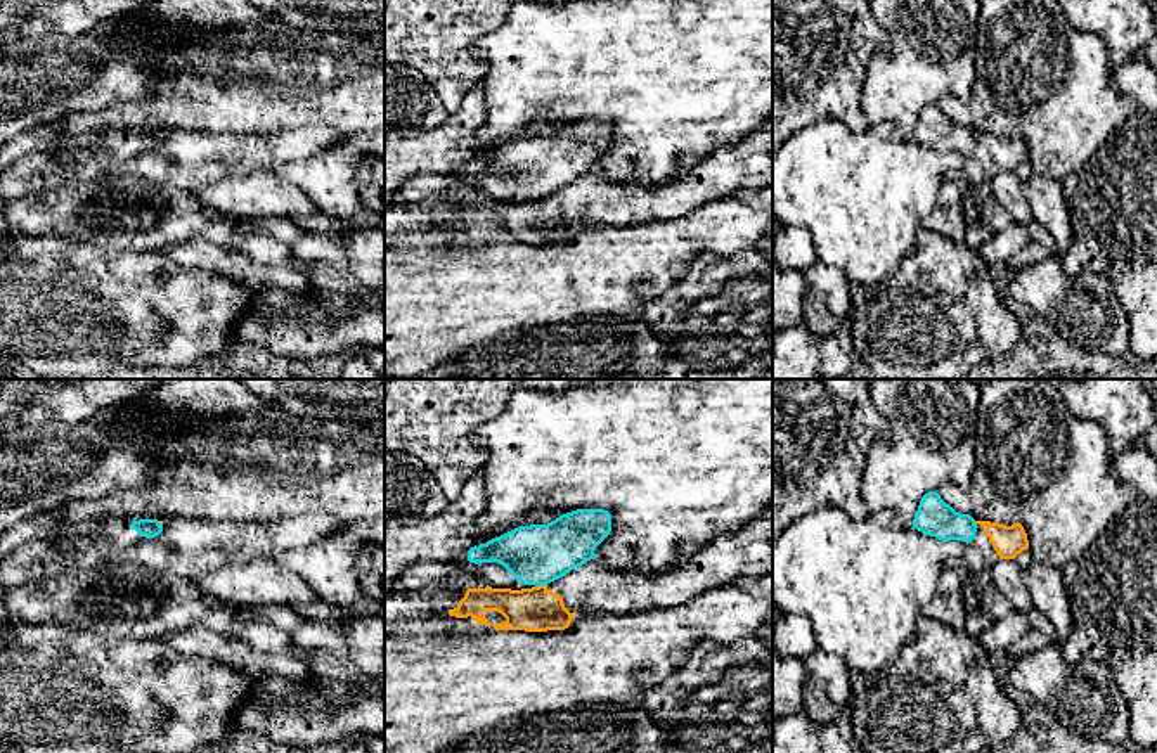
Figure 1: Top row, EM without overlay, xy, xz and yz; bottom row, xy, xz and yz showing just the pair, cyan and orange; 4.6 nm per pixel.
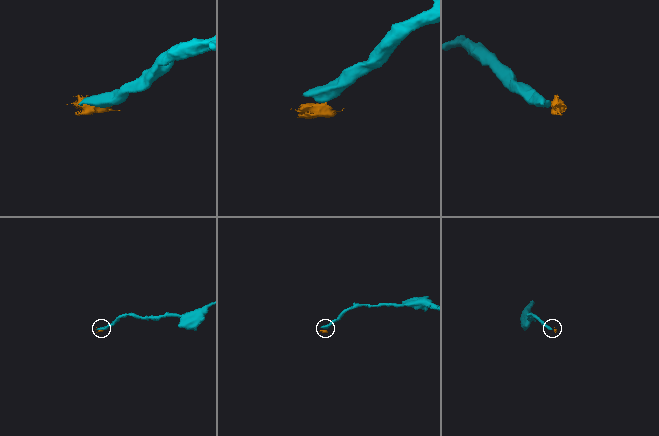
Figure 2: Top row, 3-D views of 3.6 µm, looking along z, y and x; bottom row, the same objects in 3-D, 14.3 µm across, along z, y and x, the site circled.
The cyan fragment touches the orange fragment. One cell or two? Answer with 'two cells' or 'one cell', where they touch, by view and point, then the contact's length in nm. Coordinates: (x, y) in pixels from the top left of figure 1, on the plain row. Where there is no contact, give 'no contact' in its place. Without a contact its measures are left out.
two cells; meets cyan in xz at (541, 196); contact 60 nm long

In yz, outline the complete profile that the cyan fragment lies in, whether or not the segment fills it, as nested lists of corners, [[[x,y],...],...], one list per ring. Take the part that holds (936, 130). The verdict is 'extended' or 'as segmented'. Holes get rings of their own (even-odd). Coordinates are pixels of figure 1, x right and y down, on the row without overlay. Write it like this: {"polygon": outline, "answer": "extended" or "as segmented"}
{"polygon": [[[937,104],[921,109],[913,140],[939,152],[961,152],[966,156],[977,144],[975,132],[970,126],[956,125]]], "answer": "as segmented"}

